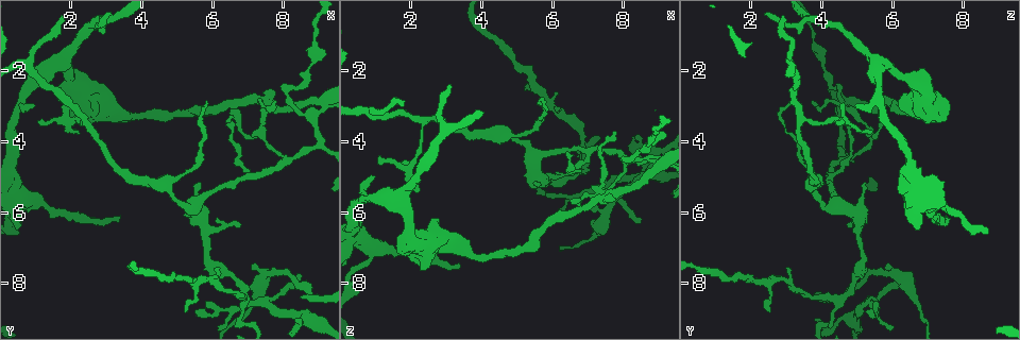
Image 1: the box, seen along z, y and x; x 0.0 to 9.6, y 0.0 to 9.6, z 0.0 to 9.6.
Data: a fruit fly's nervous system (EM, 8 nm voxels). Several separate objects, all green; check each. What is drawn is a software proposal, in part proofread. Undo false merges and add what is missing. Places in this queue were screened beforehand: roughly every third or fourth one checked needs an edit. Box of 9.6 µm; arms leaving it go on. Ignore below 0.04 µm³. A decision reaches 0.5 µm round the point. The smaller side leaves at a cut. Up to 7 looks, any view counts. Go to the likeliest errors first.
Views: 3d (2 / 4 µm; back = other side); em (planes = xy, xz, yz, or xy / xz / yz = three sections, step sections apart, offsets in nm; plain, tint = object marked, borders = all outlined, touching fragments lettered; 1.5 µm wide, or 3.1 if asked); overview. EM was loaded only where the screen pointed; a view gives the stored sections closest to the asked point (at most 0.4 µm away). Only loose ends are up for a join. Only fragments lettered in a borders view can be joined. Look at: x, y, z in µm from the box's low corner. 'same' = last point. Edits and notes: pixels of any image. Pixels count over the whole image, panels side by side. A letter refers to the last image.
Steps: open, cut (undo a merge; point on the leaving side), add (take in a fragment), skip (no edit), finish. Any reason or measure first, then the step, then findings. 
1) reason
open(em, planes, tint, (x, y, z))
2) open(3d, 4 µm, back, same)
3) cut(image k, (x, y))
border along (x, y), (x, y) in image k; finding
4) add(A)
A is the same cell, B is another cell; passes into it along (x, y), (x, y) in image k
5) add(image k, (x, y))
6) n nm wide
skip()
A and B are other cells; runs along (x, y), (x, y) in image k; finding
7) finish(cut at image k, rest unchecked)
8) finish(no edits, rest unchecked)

thin end
open(em, xy, step 4, borders, (8.45, 7.80, 6.30))

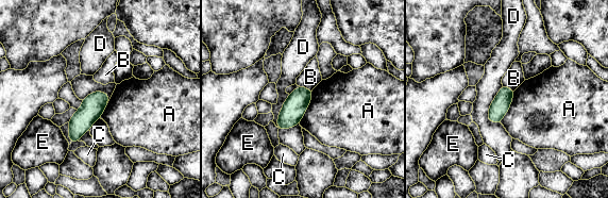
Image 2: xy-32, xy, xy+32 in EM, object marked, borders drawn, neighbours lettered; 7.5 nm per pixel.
140 nm wide
skip()
A, B, C, D and E are other cells; border along (313, 91), (309, 105), (299, 124) in image 2; no lettered fragment goes on from it

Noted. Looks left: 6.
thick turns thin
open(3d, 4 µm, (0.75, 2.45, 5.65))

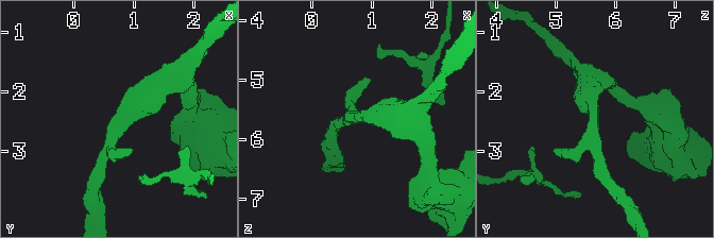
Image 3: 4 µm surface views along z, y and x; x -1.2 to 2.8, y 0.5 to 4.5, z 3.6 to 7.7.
open(em, xy, step 4, tint, (0.80, 2.45, 5.60))

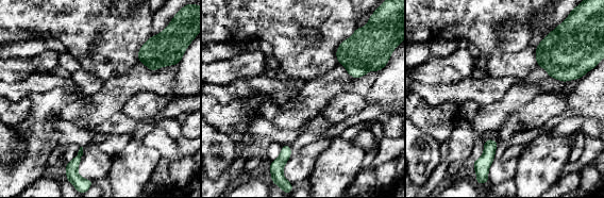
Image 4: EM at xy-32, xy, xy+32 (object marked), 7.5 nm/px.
another direction
open(em, planes, borders, same)

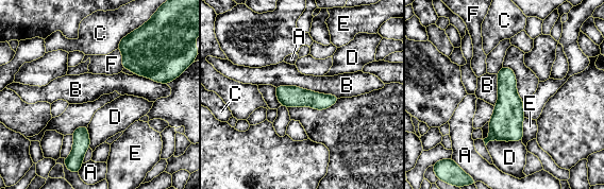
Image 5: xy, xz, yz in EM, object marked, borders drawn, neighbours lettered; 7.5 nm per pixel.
skip()
A, B, C, D, E and F are other cells; runs along (278, 89), (298, 98), (334, 99) in image 5; all the same neuron

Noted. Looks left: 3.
three-way junction
open(em, xz, step 8, tint, (2.45, 3.40, 3.40))

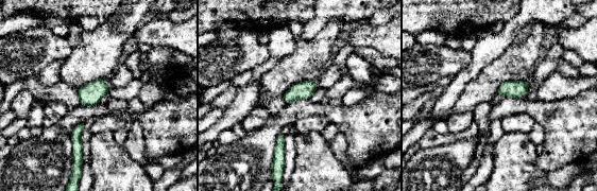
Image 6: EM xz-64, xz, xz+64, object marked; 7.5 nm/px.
cut it another way
open(em, planes, borders, same)

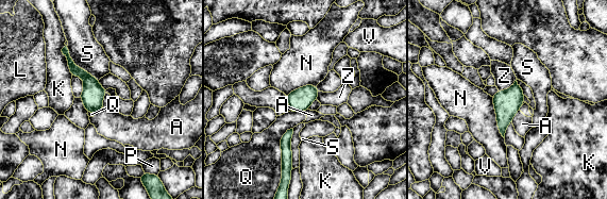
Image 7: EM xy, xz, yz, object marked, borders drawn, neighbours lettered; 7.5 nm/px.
skip()
A, K, L, N, P, Q, S, V and Z are other cells; runs along (65, 50), (90, 83), (97, 109) in image 7; continuous, no second neuron

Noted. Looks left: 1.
finish(no edits, rest unchecked)

